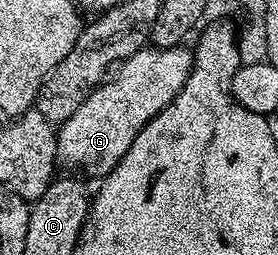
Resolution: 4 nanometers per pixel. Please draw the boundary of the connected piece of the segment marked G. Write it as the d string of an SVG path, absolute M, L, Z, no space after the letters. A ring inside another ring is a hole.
M145 46L140 48L130 58L115 65L114 71L105 79L104 83L95 88L92 93L66 118L64 124L59 125L56 133L56 154L61 165L69 164L72 168L84 168L83 175L103 178L118 166L118 162L130 150L130 142L176 97L184 88L186 78L192 69L192 54L187 47L153 48Z

